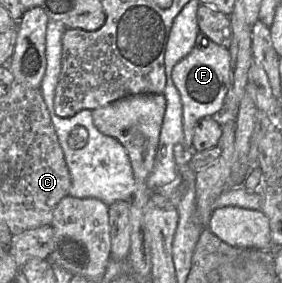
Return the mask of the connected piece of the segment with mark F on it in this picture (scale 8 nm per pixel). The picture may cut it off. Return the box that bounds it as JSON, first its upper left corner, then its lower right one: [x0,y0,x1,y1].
[172,32,230,149]

